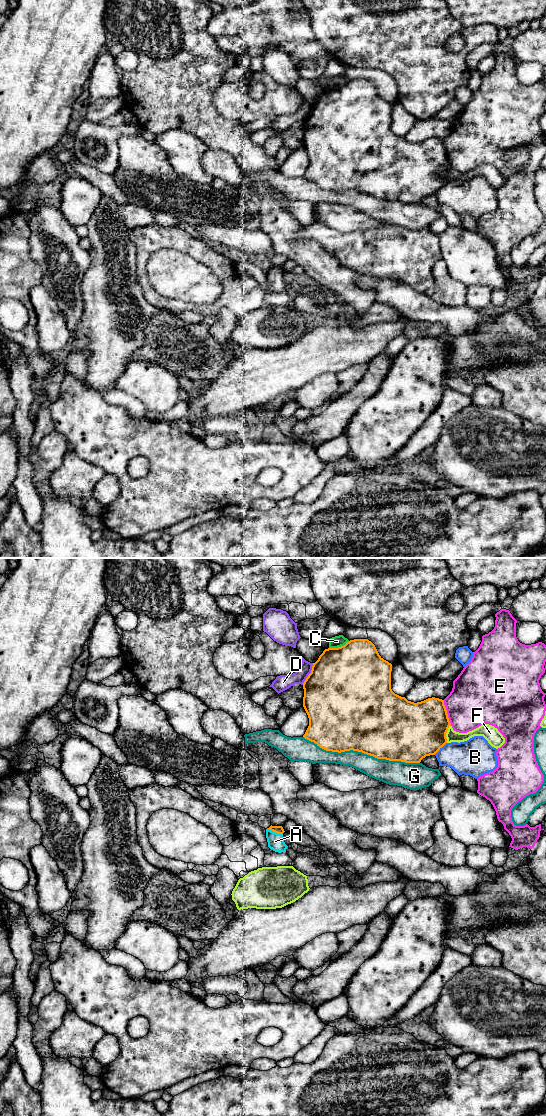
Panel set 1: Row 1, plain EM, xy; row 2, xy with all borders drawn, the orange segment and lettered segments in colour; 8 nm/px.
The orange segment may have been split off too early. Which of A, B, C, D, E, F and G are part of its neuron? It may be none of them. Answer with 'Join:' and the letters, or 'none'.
Join: A

